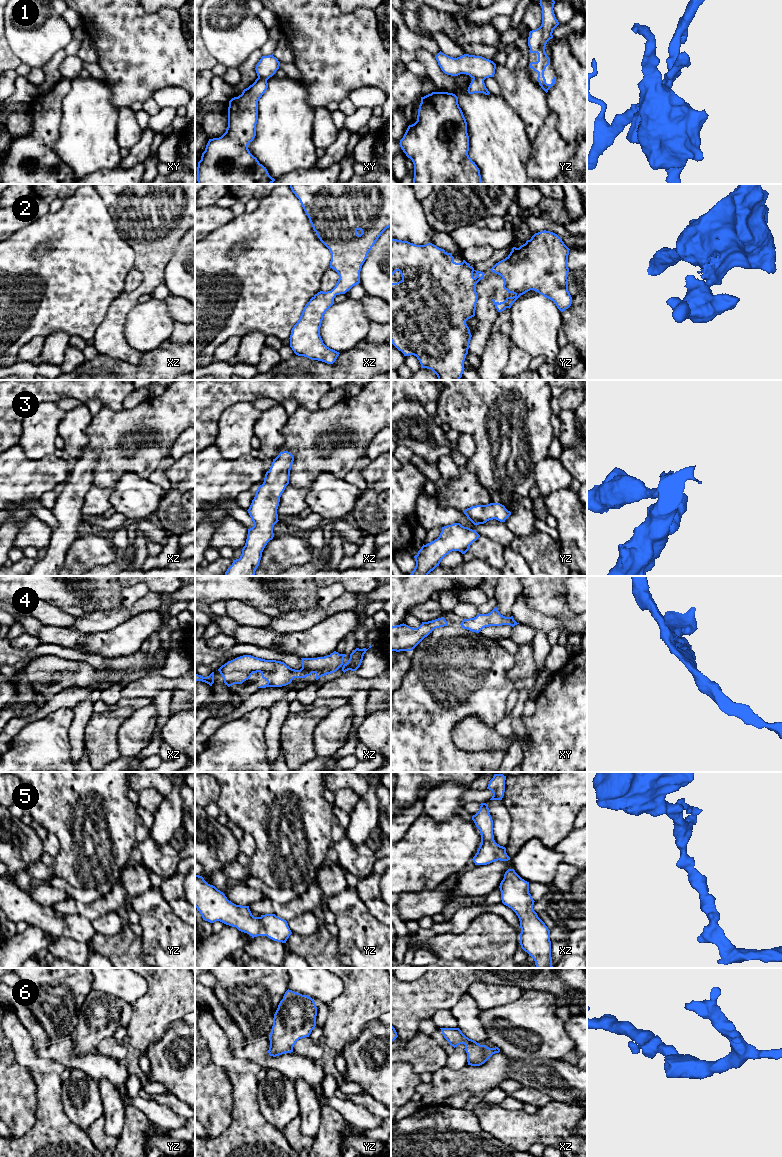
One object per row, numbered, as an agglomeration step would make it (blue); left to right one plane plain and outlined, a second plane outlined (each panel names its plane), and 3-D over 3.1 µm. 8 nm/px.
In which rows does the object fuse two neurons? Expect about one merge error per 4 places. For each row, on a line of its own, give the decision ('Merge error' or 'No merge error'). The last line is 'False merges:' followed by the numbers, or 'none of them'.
1: Merge error
2: No merge error
3: No merge error
4: No merge error
5: No merge error
6: No merge error
False merges: 1

